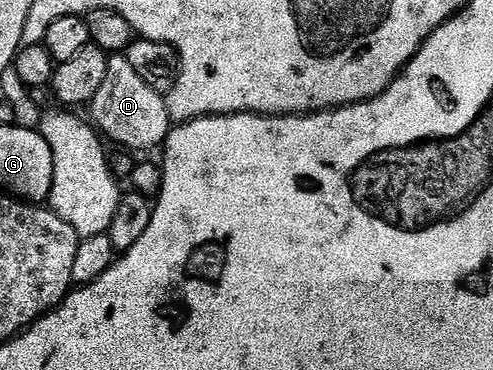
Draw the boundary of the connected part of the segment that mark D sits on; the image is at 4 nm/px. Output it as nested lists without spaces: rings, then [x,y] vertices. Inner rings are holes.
[[[109,56],[106,77],[98,87],[90,106],[90,121],[109,142],[121,145],[124,149],[156,149],[163,146],[174,122],[168,114],[165,94],[154,91],[130,67],[127,56]]]

